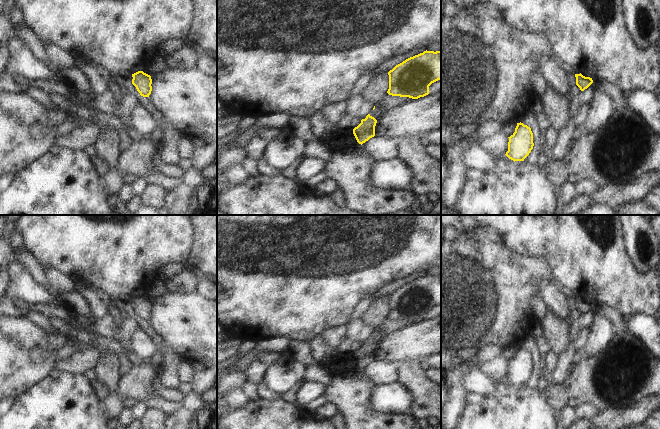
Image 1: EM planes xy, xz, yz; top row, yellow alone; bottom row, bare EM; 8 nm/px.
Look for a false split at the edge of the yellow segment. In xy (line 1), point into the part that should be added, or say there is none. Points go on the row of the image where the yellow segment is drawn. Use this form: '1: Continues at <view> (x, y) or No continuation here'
1: No continuation here

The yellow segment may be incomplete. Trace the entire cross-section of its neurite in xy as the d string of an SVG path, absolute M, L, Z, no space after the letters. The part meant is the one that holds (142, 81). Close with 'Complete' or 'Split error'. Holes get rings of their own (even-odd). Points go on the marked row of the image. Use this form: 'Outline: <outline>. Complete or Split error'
Outline: M138 71L132 74L132 84L136 87L137 91L143 97L149 97L152 91L152 79L151 76L144 73L143 71Z. Complete

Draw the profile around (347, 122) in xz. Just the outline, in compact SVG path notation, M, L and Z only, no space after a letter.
M345 112L338 121L336 128L340 130L352 130L361 123L361 119Z

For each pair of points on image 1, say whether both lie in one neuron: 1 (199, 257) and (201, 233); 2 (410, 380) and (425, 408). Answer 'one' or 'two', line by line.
1: one
2: one

